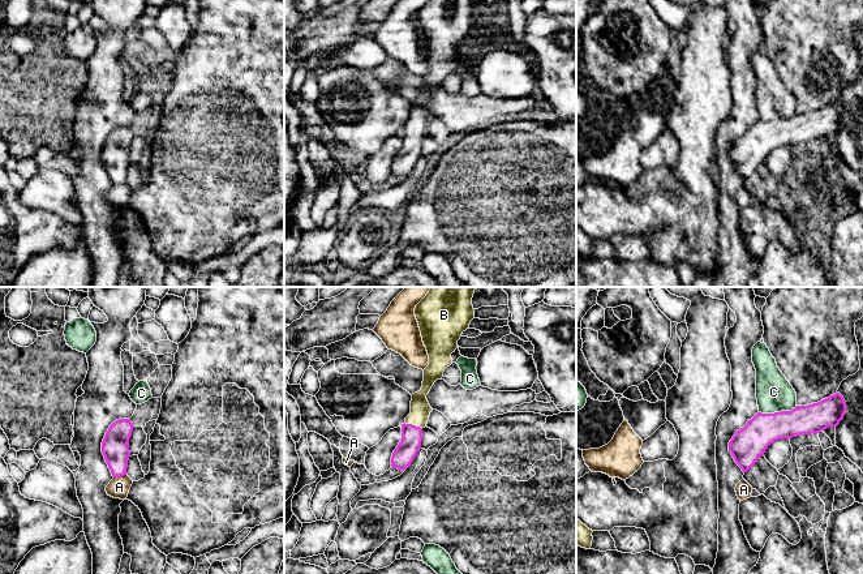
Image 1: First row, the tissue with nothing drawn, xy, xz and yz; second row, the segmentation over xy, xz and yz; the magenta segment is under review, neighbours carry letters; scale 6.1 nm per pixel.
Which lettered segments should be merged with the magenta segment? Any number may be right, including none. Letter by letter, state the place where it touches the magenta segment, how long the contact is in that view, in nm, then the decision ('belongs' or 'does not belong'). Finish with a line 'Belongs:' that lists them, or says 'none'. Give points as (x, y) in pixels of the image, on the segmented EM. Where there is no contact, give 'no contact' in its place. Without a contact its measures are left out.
A: contact xy (119, 476); length 80 nm; does not belong
B: contact xz (413, 425); length 120 nm; belongs
C: contact yz (777, 412); length 240 nm; does not belong
Belongs: B

